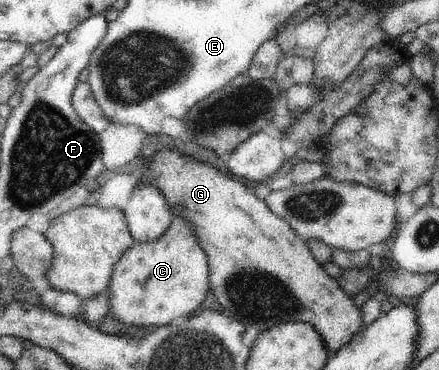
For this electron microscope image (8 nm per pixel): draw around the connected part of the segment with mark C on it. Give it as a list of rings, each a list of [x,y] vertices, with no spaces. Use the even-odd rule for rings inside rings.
[[[181,215],[172,217],[171,227],[155,241],[132,245],[116,263],[111,279],[107,284],[109,311],[115,320],[122,324],[134,324],[149,329],[150,326],[166,326],[189,318],[206,300],[209,285],[209,264],[206,253],[197,242],[195,233],[187,219]]]

